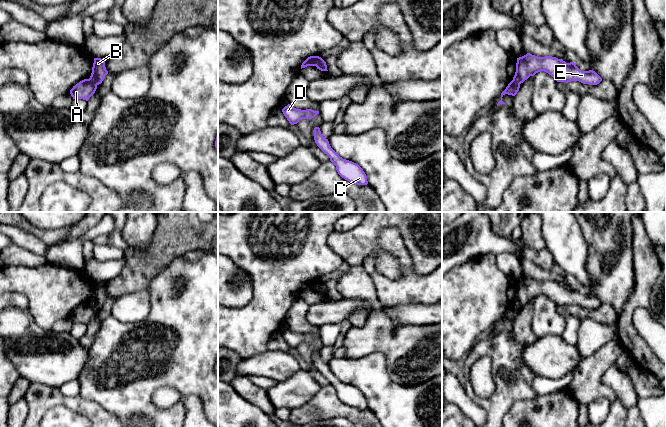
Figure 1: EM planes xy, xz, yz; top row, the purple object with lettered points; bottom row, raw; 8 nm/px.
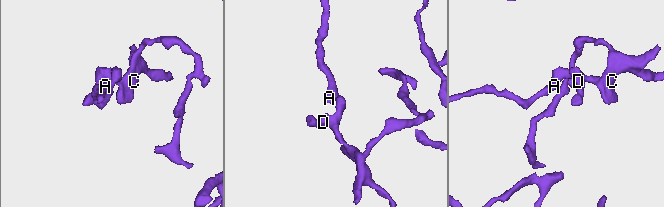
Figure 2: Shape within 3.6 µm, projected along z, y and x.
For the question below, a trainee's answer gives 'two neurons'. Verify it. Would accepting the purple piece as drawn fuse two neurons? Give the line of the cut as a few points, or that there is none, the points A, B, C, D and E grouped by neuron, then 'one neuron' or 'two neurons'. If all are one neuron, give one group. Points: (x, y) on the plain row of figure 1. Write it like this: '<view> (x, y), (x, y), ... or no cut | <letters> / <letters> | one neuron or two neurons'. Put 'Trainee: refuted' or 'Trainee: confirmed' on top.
Trainee: confirmed
xy (89, 302), (96, 309) | A / B C D E | two neurons

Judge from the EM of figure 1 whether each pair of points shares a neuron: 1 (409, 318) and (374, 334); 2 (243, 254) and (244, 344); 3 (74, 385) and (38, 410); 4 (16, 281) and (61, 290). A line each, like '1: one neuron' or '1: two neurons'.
1: two neurons
2: one neuron
3: two neurons
4: one neuron

